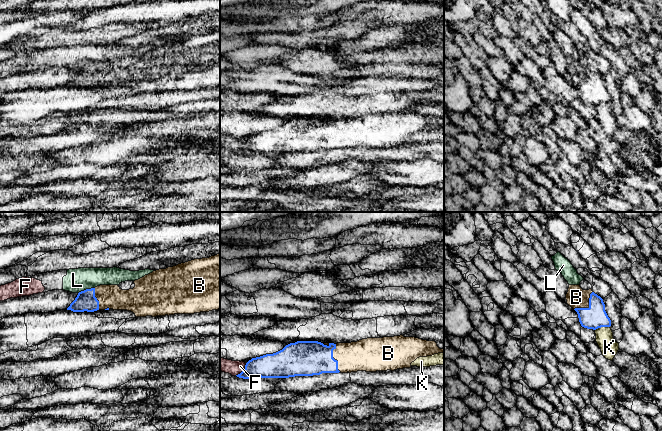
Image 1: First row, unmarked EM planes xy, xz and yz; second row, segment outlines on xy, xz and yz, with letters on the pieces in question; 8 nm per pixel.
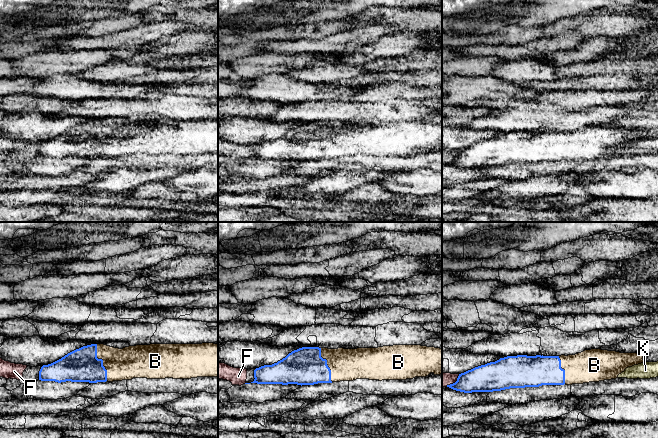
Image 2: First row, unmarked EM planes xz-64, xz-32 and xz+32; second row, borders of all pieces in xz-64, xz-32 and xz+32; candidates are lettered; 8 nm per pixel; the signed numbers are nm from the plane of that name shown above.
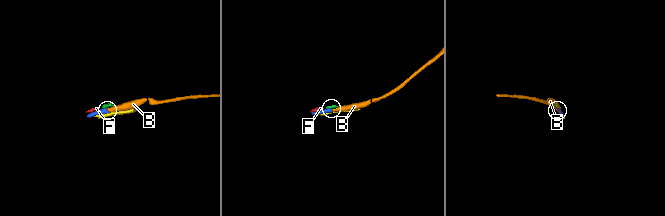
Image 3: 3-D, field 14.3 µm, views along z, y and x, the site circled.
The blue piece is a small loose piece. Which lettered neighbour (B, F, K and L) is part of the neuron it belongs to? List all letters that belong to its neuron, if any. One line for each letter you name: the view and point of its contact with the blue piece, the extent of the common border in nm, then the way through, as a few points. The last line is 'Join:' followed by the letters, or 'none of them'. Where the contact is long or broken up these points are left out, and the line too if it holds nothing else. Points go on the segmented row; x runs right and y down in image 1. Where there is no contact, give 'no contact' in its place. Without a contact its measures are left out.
B: yz (589, 306) | 220 nm | across yz (594, 317), (589, 306), (576, 297)
Join: B

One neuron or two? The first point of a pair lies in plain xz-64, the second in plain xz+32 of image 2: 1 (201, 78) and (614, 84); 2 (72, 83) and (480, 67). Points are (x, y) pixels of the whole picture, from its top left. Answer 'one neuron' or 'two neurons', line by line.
1: one neuron
2: two neurons

